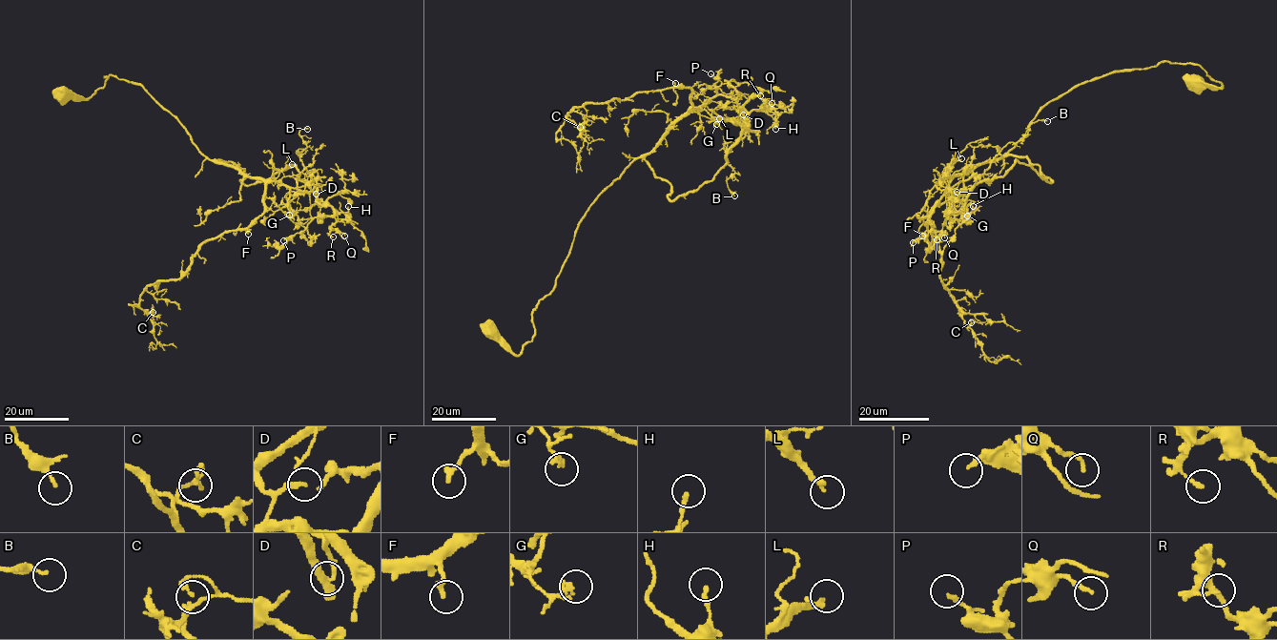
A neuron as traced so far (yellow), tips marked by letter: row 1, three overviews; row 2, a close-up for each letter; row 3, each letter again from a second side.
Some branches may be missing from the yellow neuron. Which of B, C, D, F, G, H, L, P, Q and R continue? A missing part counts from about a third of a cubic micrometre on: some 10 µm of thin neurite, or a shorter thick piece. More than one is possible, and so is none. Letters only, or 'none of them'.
none of them

